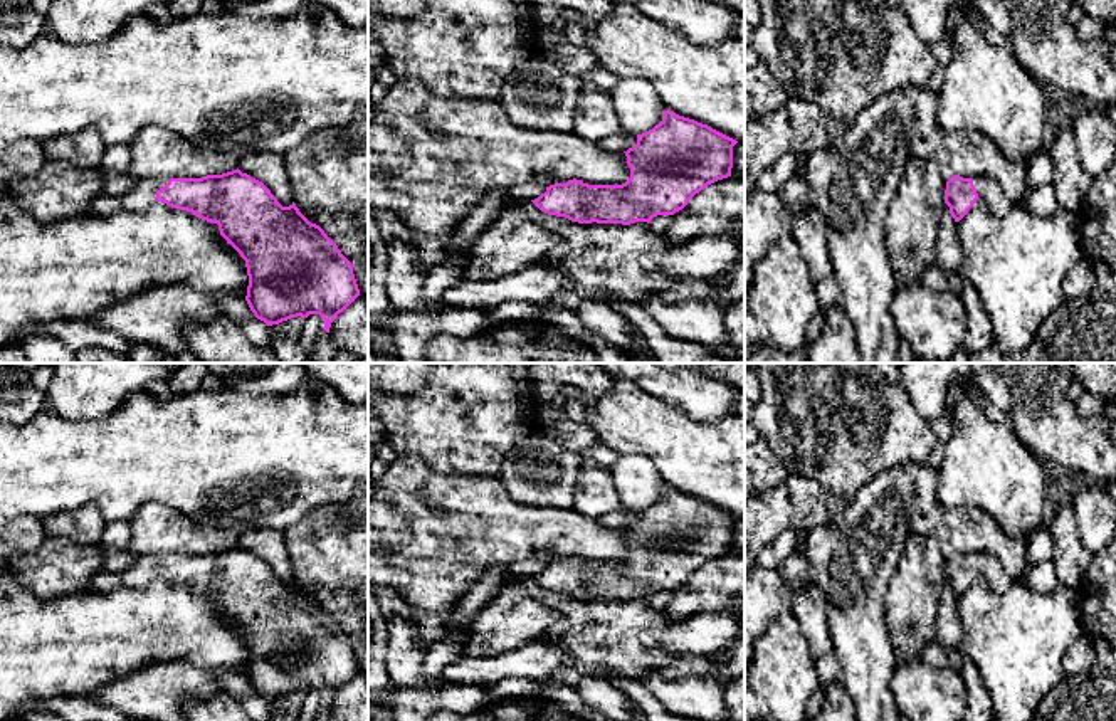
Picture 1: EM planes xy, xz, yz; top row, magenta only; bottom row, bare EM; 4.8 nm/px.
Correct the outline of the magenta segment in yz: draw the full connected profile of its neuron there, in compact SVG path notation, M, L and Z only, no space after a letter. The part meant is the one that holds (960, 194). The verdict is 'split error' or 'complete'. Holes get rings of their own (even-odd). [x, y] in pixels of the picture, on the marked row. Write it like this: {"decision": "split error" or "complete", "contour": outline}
{"decision": "split error", "contour": "M955 175L946 182L945 203L955 222L960 222L978 198L997 217L1007 215L1013 207L998 182L988 176L963 178Z"}

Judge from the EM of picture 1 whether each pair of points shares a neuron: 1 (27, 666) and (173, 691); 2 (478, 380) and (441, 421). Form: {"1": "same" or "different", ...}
{"1": "different", "2": "same"}

